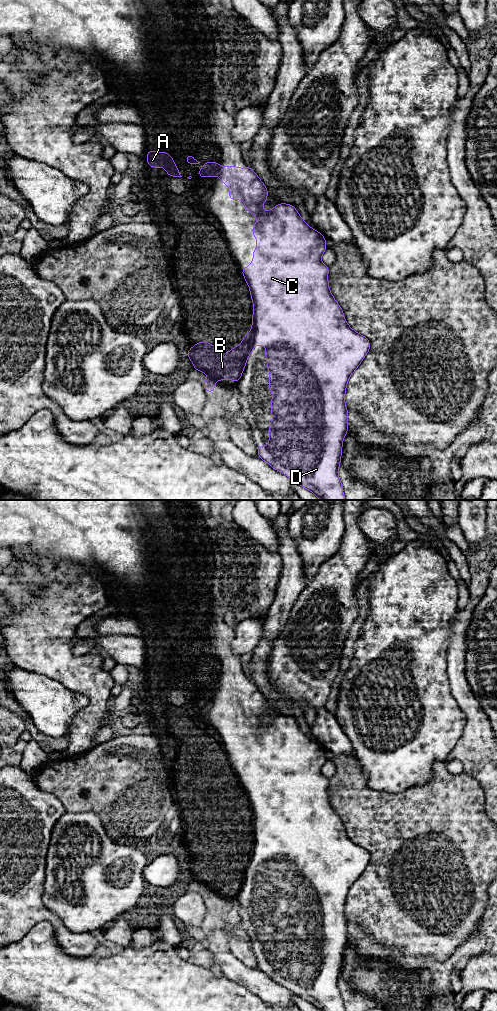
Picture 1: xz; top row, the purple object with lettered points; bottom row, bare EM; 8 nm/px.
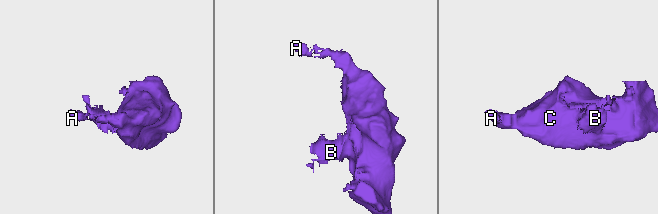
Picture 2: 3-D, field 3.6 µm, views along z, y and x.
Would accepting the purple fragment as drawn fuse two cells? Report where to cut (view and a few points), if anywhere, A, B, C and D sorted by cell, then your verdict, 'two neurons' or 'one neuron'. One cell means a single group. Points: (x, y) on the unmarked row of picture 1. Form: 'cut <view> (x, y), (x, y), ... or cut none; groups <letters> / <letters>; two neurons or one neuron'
cut xz (219, 679), (217, 686); groups A / B C D; two neurons

